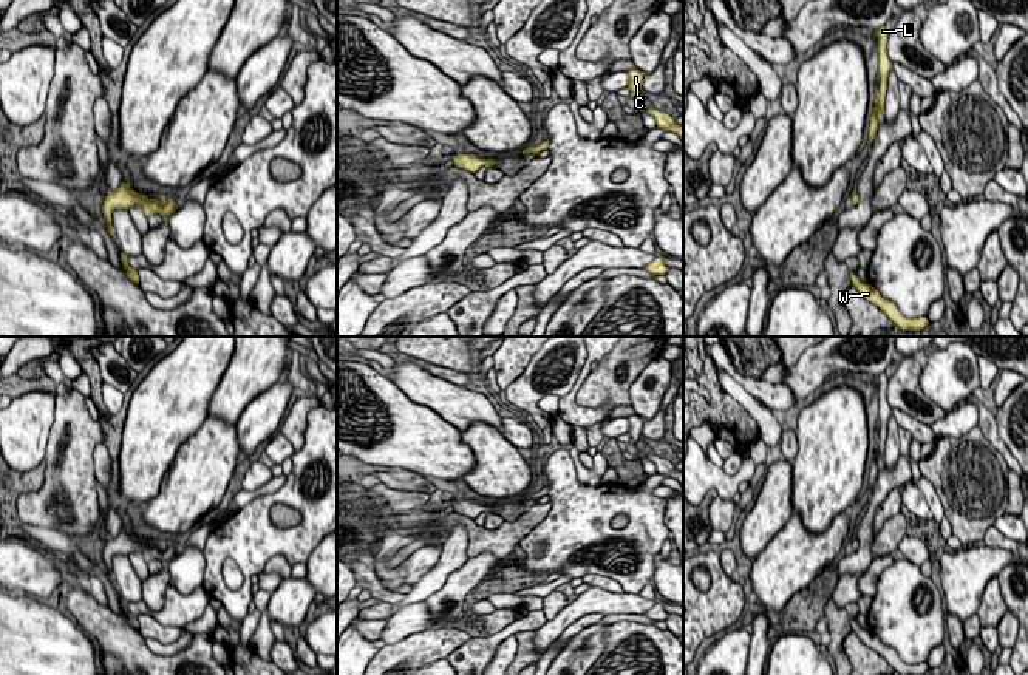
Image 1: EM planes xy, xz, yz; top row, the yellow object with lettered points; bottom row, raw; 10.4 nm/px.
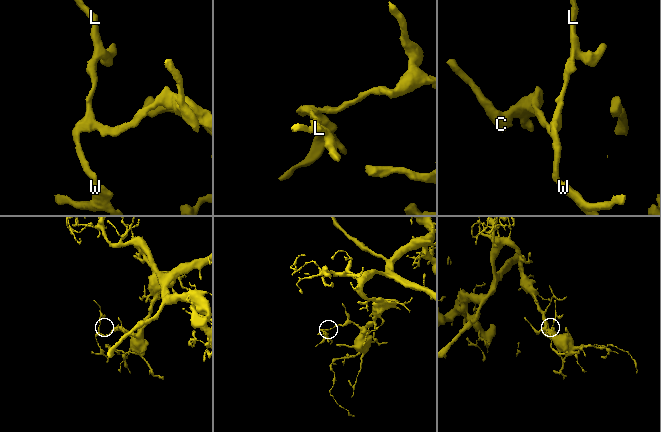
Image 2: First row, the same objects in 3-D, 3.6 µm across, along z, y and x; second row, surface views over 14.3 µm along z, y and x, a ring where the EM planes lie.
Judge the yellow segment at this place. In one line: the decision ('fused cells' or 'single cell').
fused cells

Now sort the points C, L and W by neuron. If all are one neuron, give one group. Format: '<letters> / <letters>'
C / L W

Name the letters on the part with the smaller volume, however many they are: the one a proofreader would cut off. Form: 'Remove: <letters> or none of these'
Remove: L, W

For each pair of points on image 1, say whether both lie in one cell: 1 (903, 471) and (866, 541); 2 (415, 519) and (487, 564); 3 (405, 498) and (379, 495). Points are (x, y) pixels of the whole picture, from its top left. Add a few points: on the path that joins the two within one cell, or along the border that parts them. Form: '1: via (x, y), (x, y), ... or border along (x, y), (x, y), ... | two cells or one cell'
1: via (885, 487), (874, 502), (866, 522) | one cell
2: border along (469, 556), (490, 552), (501, 559) | two cells
3: via (399, 498), (385, 498) | one cell

